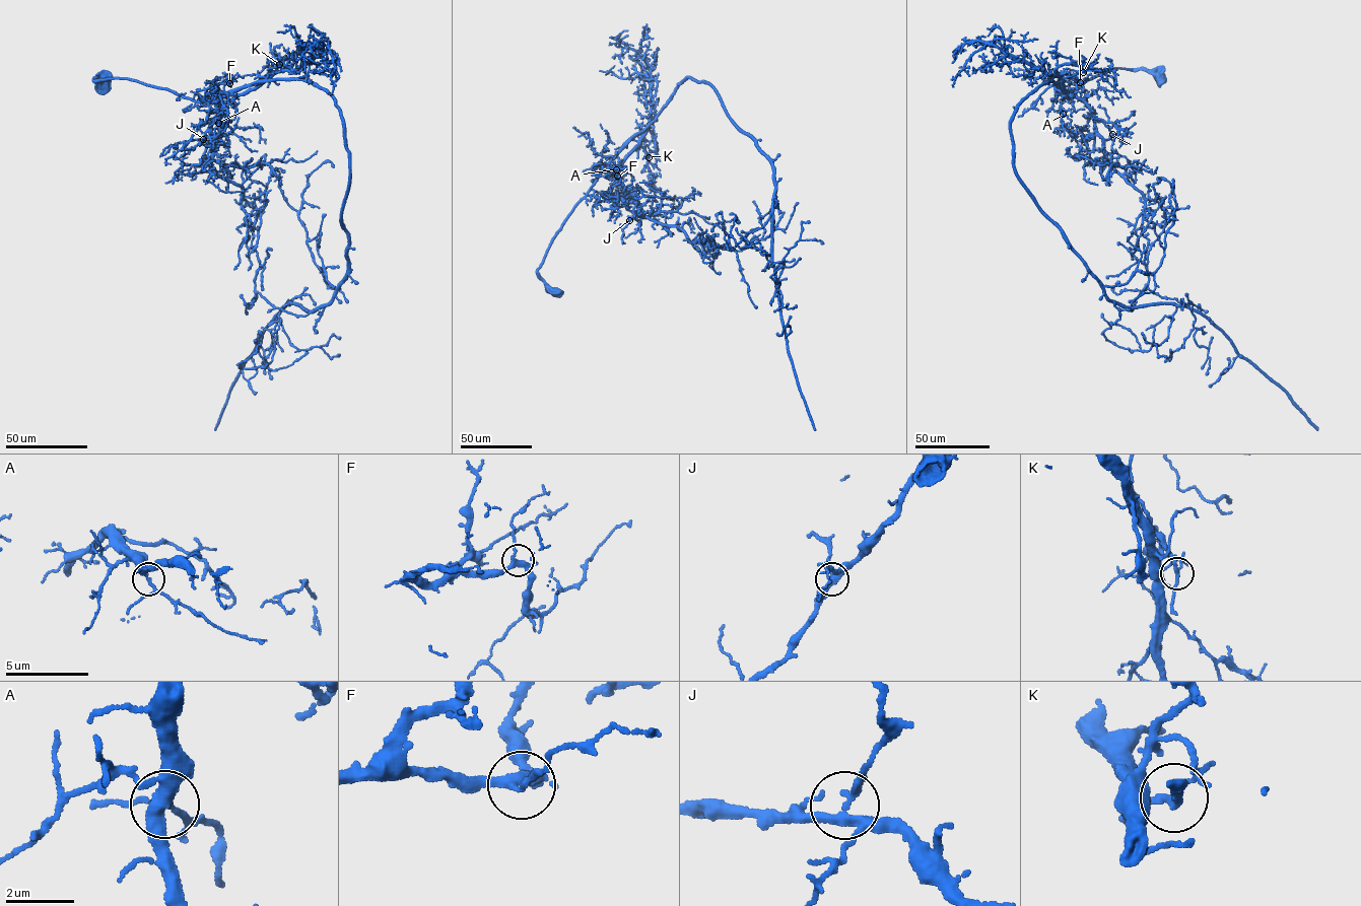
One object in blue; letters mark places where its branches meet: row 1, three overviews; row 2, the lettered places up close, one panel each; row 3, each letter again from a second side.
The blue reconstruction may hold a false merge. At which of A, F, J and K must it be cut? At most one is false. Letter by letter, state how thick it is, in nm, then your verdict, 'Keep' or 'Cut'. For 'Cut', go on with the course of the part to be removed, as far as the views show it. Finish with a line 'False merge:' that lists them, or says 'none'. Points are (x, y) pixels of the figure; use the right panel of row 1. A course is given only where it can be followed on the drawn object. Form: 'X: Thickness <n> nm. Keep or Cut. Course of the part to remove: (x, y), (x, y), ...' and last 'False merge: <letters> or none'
A: Thickness 240 nm. Keep
F: Thickness 280 nm. Keep
J: Thickness 240 nm. Keep
K: Thickness 170 nm. Cut. Course of the part to remove: (1083, 72), (1066, 68)
False merge: K

